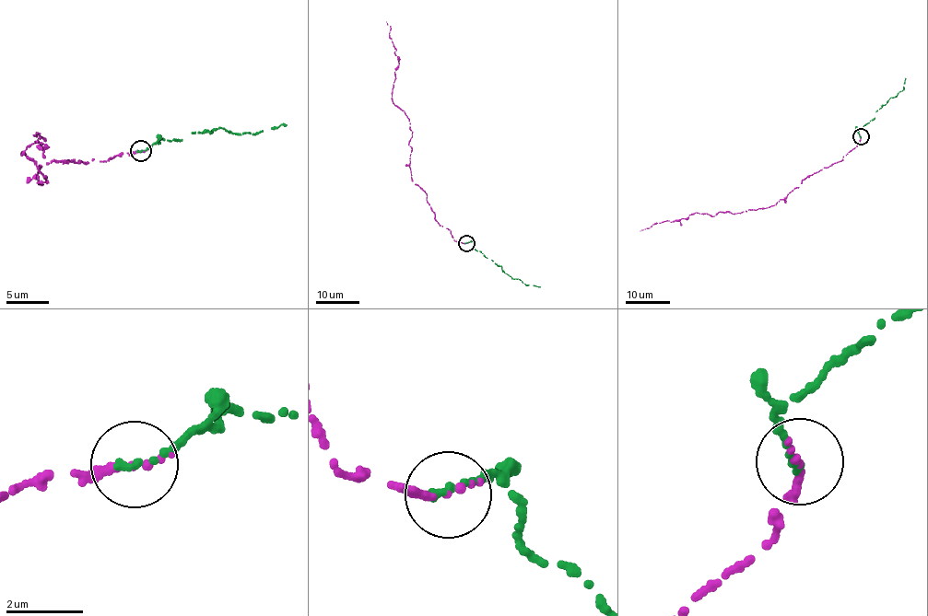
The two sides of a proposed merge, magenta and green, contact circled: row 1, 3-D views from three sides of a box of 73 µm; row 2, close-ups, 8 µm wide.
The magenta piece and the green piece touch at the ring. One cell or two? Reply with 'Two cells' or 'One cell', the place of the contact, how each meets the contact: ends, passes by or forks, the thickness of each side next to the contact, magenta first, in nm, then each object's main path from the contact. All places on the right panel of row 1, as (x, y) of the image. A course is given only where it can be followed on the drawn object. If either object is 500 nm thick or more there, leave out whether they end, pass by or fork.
One cell. Place: (861, 136). At the ring magenta passes by. At the ring green ends. Thickness 170 nm (magenta) against 240 nm. Course of magenta: (861, 136), (842, 159), (806, 177), (776, 204), (734, 214), (719, 212), (714, 216), (696, 212), (640, 230). Course of green: (860, 136), (859, 131), (874, 118), (875, 111), (902, 90), (905, 79)

